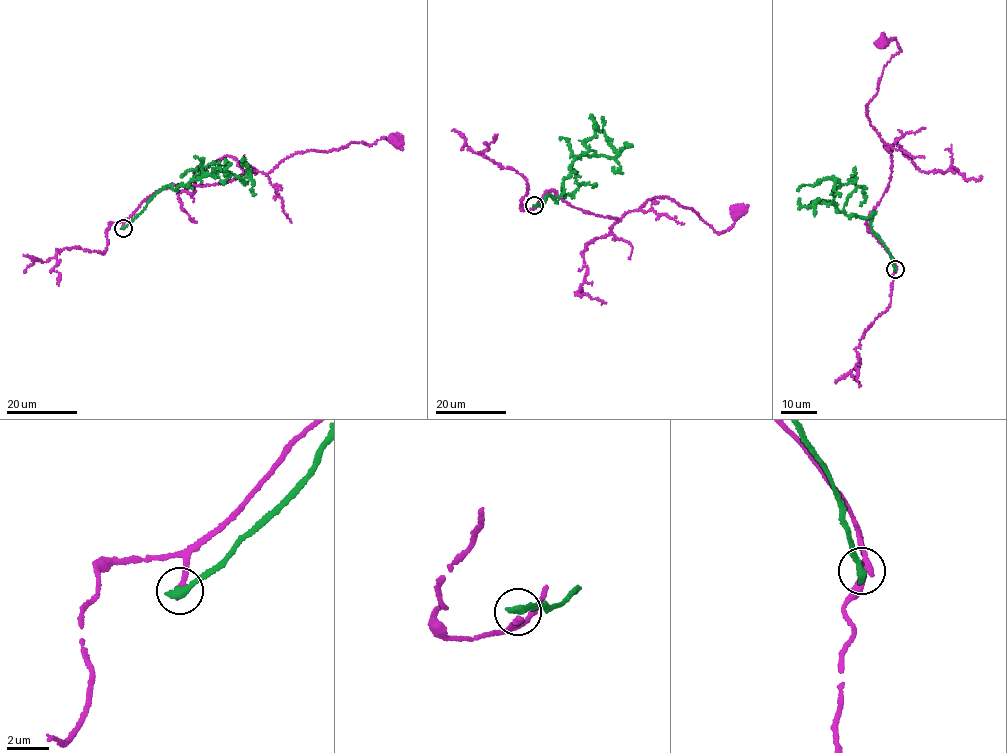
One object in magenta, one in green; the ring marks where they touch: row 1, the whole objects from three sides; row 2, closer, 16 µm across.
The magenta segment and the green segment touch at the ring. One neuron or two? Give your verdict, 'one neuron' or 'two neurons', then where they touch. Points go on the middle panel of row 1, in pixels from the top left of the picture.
two neurons; at (534, 205)

